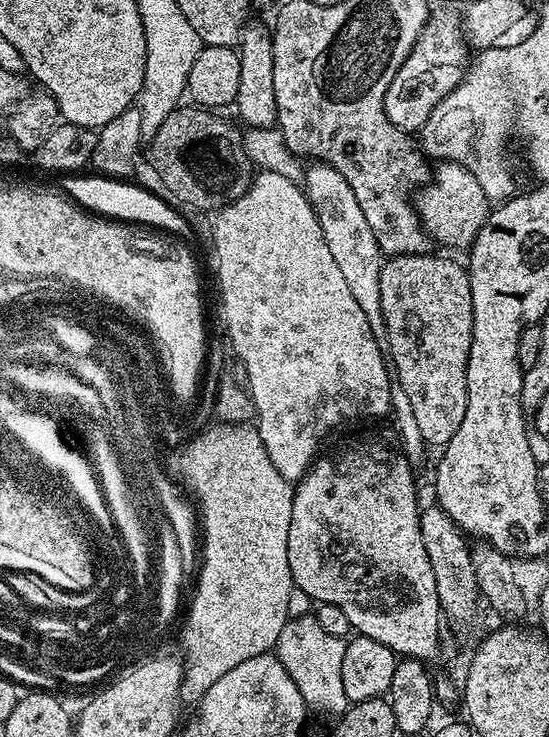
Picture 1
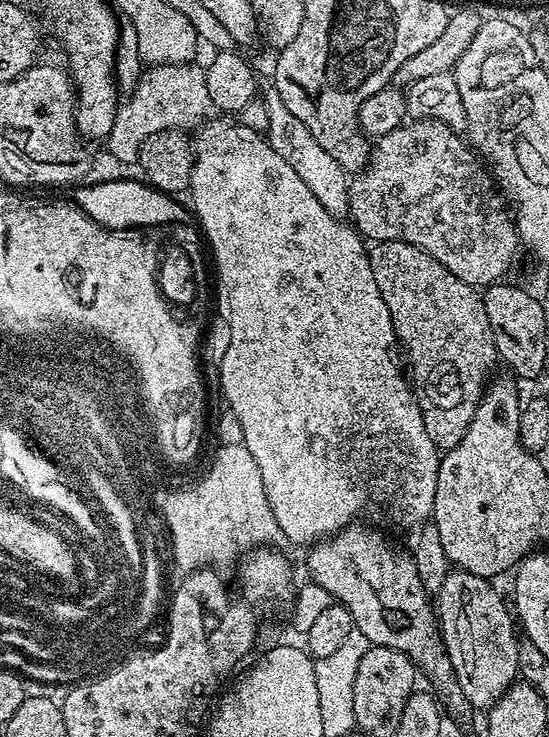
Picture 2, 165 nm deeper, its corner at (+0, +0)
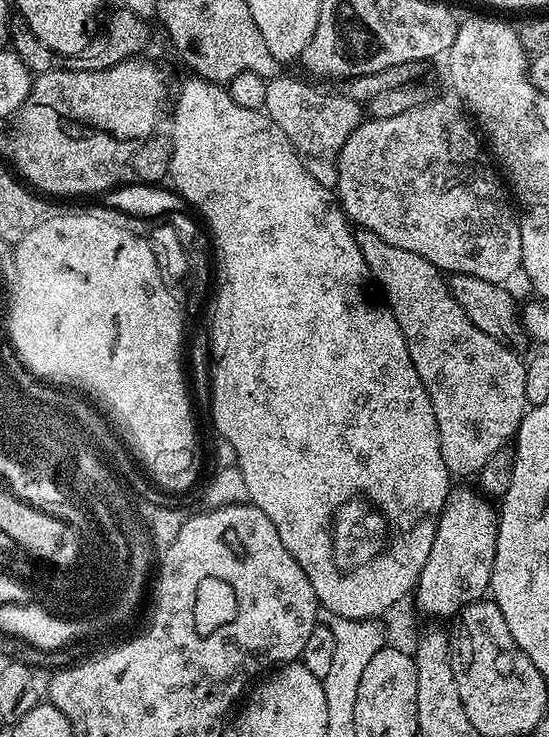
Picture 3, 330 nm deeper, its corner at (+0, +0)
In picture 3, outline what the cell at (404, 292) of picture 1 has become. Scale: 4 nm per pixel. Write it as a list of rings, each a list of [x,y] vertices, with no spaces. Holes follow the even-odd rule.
[[[365,228],[356,232],[356,241],[358,250],[362,250],[369,277],[375,283],[377,280],[384,291],[386,306],[394,314],[406,338],[414,370],[418,370],[418,378],[422,378],[422,386],[434,406],[442,462],[446,462],[453,477],[475,477],[482,466],[490,462],[491,456],[509,447],[530,407],[527,366],[516,357],[519,355],[513,349],[490,338],[490,334],[482,334],[482,330],[478,330],[478,326],[466,318],[466,310],[458,306],[454,294],[448,288],[445,273],[422,258],[422,254],[410,254],[410,250],[402,250],[402,246],[390,246],[390,242],[378,238],[378,234]]]

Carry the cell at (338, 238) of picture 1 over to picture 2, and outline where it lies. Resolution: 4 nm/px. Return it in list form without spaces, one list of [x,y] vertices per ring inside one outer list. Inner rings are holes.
[[[275,94],[263,101],[268,112],[268,126],[266,139],[276,154],[285,158],[286,162],[293,167],[298,178],[310,187],[314,198],[335,216],[344,218],[349,215],[349,183],[350,178],[340,163],[332,154],[325,150],[320,142],[314,138],[313,132],[304,122],[299,121],[294,114],[287,109],[282,98]]]

